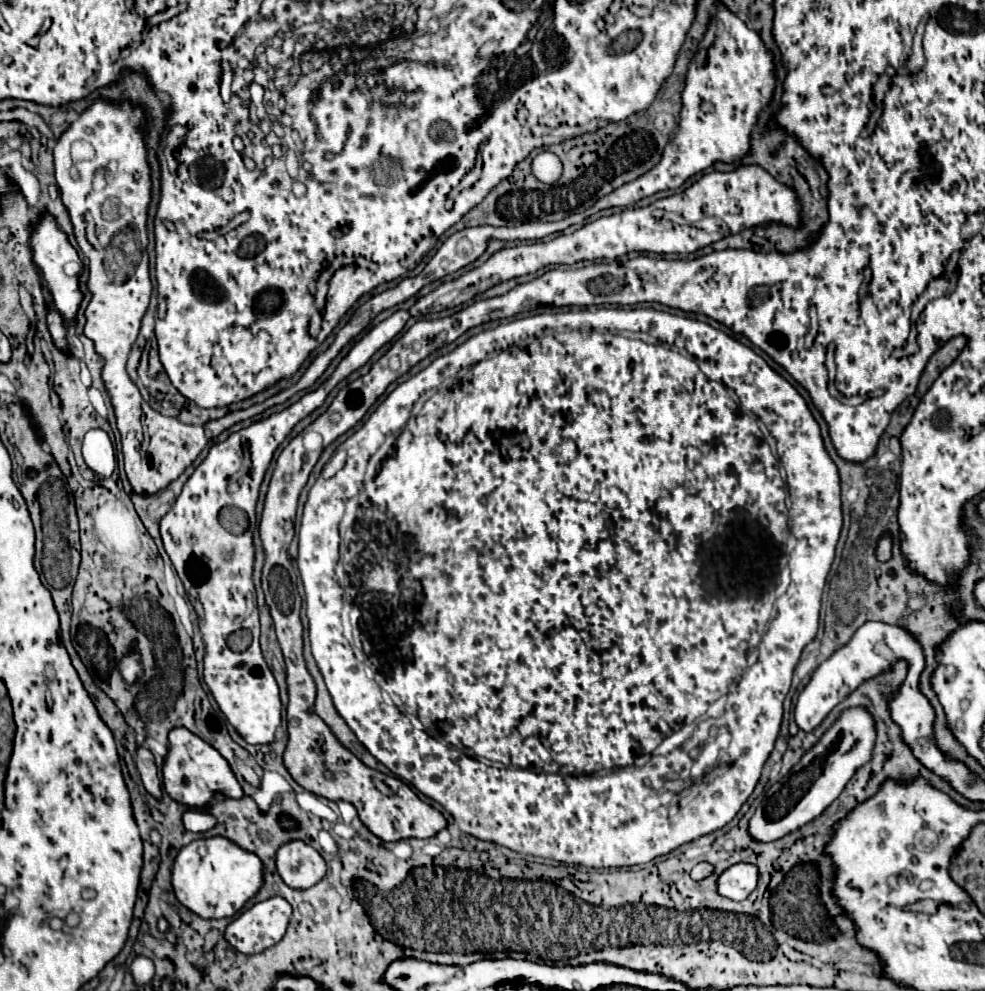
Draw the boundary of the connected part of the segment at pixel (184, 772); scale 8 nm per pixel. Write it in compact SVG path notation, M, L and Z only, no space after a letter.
M174 728L168 738L170 738L170 752L166 756L162 772L168 778L168 794L176 802L186 804L190 808L202 808L212 800L214 792L224 792L228 798L244 796L244 790L234 778L228 762L210 744L206 744L202 738L194 736L186 728Z

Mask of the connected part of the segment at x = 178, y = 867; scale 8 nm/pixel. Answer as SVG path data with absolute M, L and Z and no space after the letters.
M214 836L200 838L184 846L172 864L172 888L180 904L202 918L234 916L262 886L262 862L250 852L242 852L234 842Z

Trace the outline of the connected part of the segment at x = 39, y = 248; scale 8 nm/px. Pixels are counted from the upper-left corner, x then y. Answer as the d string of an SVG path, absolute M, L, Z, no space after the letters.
M44 216L40 220L38 228L32 232L30 246L32 246L32 252L34 252L34 262L40 268L42 278L48 284L48 288L52 292L52 298L54 298L54 304L48 306L48 328L50 328L50 334L52 334L54 342L56 342L56 346L62 352L68 352L70 346L68 346L68 340L66 340L64 318L72 320L76 316L78 304L82 300L82 294L78 290L78 274L82 270L82 262L78 258L78 252L70 246L66 234L56 228L56 222L54 222L52 216Z

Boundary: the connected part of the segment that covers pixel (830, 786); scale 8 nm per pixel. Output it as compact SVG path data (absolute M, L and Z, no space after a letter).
M864 708L846 710L820 738L820 742L802 756L792 772L768 788L764 800L750 818L750 836L756 842L774 842L818 818L840 796L856 768L870 760L874 740L876 732L872 716Z

